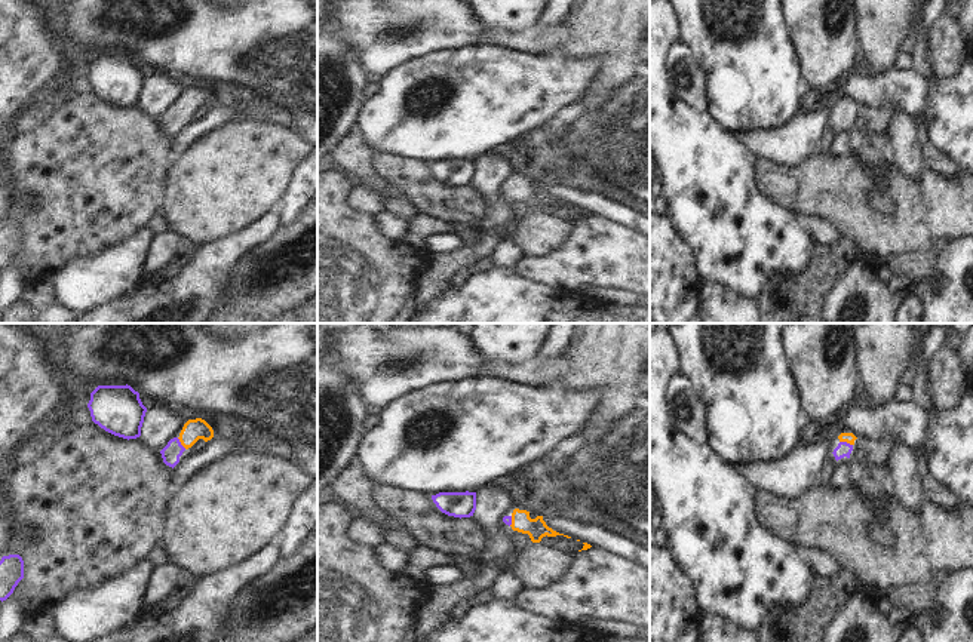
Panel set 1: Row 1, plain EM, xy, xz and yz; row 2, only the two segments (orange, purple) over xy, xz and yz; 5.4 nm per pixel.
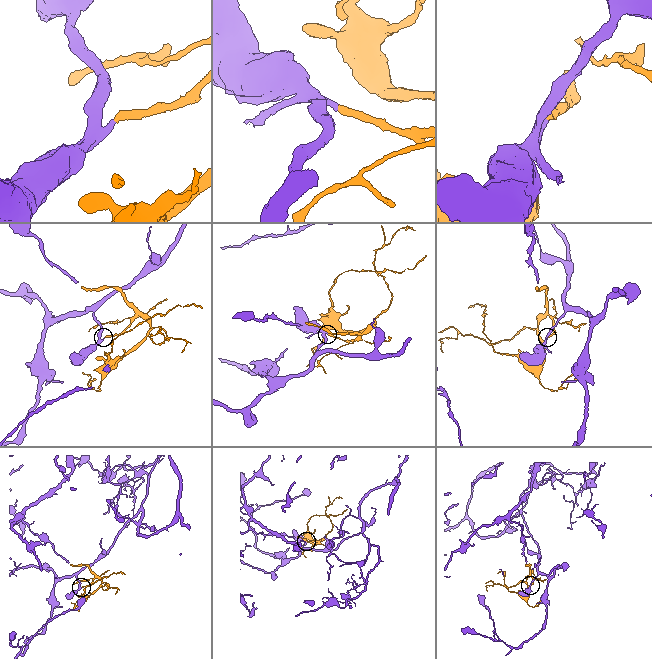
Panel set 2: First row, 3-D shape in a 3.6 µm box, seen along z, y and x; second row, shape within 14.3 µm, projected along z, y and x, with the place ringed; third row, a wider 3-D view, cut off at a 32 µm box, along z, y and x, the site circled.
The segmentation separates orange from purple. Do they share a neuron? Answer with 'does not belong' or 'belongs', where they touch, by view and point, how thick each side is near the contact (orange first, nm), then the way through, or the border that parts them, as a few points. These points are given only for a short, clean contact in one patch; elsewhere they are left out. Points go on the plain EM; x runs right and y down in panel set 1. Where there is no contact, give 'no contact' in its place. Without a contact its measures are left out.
belongs | yz (846, 108) | 60/80 nm | across yz (849, 106), (846, 108), (843, 117)

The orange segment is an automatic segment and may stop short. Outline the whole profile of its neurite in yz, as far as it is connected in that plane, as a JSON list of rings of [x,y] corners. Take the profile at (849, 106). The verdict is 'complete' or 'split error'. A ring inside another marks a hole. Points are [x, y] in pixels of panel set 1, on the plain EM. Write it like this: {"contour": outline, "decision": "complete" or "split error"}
{"contour": [[[841,101],[838,104],[840,107],[840,111],[838,114],[834,117],[834,125],[835,128],[841,128],[844,125],[850,126],[850,122],[853,119],[853,113],[854,113],[854,108],[857,107],[853,101]]], "decision": "split error"}

